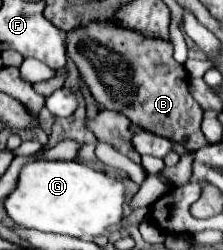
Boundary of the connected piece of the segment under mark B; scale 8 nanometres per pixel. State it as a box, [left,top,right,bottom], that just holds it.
[67,21,207,151]

